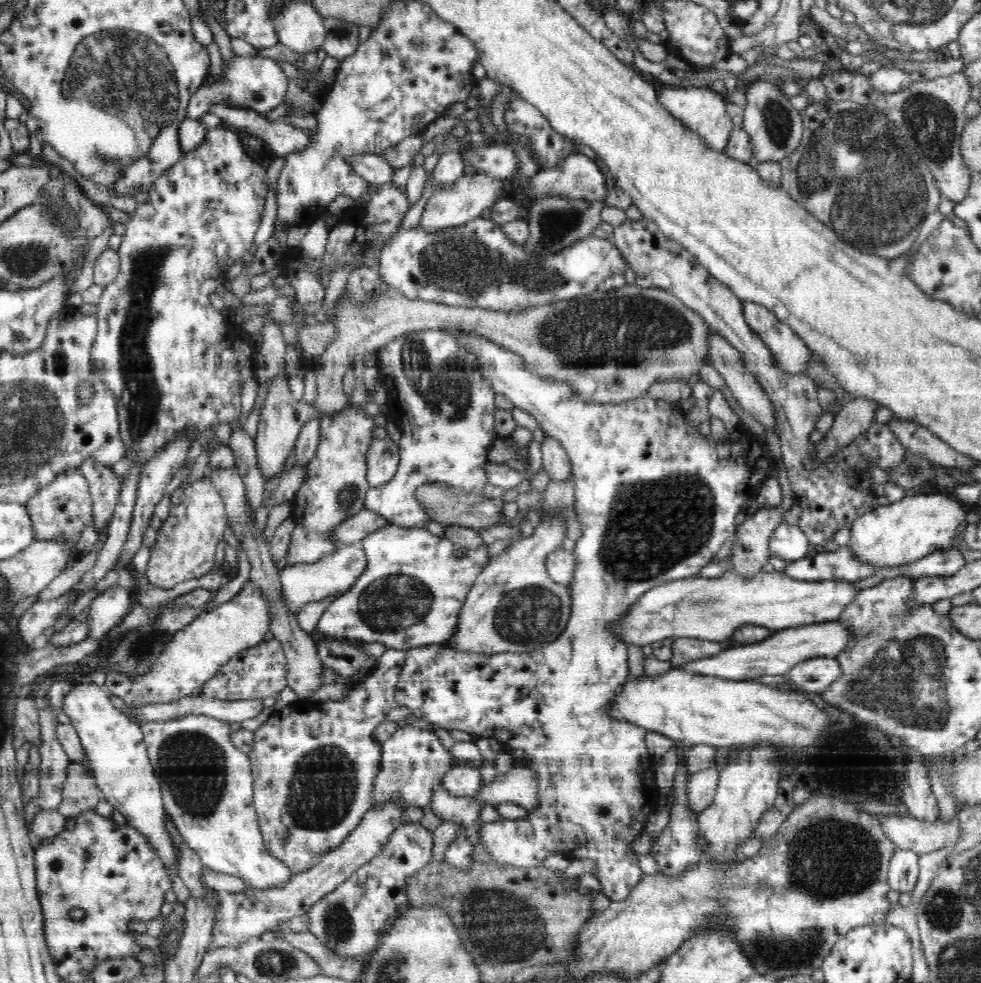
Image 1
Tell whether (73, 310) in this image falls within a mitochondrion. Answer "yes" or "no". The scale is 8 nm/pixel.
no

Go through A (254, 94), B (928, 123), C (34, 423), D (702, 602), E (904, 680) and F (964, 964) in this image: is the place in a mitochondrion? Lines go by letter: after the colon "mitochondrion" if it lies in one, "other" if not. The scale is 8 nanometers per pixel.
A: mitochondrion
B: mitochondrion
C: mitochondrion
D: mitochondrion
E: mitochondrion
F: mitochondrion

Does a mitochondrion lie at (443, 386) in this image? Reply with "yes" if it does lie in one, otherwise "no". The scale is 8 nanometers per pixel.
yes

